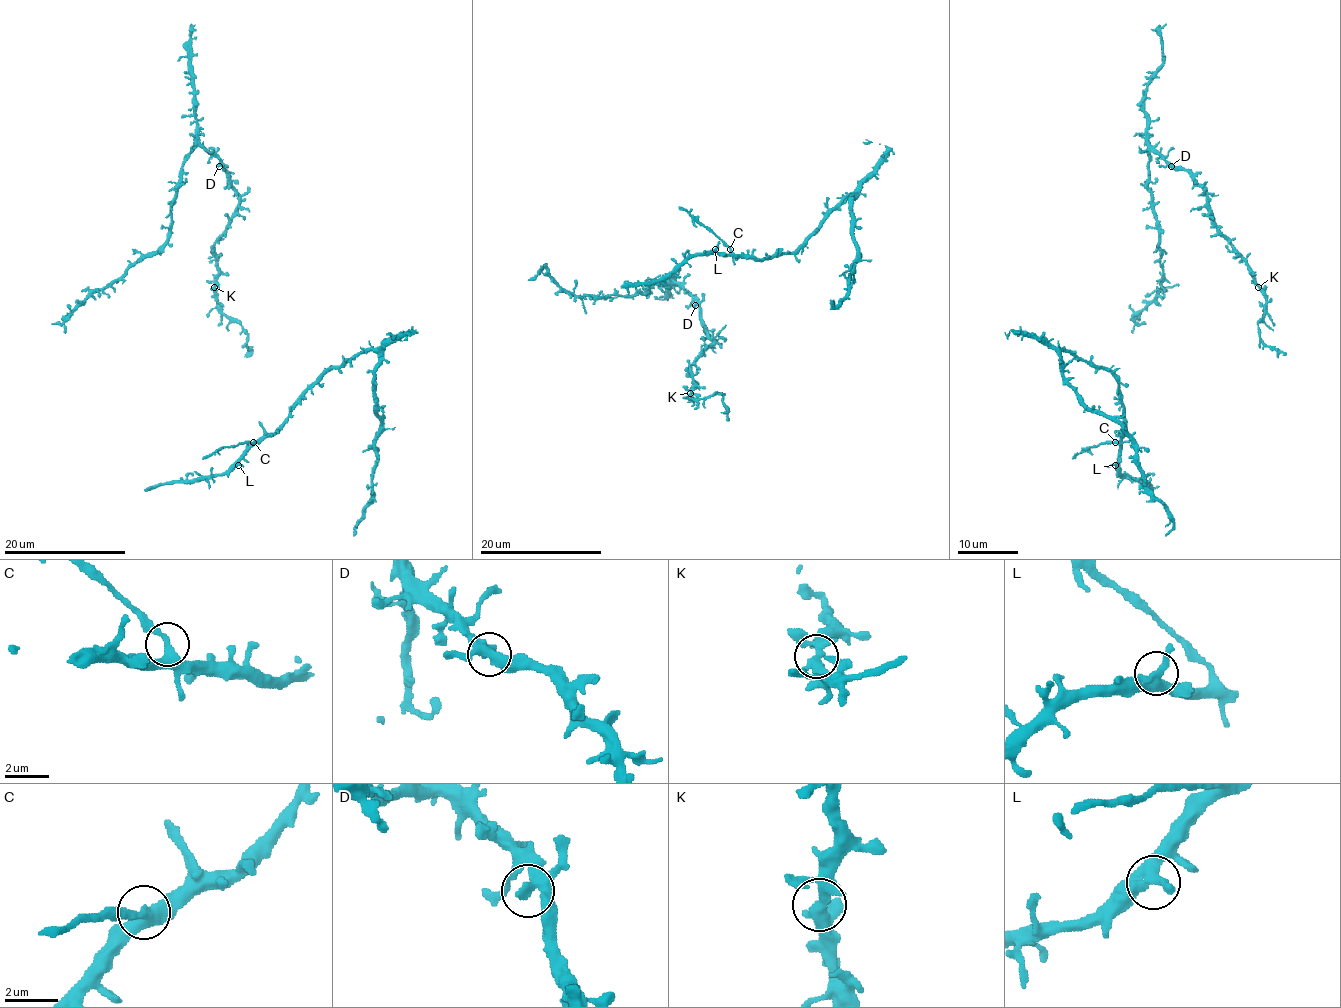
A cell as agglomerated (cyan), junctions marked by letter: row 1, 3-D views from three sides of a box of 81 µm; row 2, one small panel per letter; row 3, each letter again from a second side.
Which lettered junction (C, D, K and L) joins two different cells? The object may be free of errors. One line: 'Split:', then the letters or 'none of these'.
Split: none of these

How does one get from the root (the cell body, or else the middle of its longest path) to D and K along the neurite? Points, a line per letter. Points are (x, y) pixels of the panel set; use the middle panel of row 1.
D: (721, 392), (694, 399), (692, 396), (694, 375), (691, 366), (715, 342), (701, 319), (701, 310), (695, 305)
K: (721, 392), (694, 399), (691, 393)

